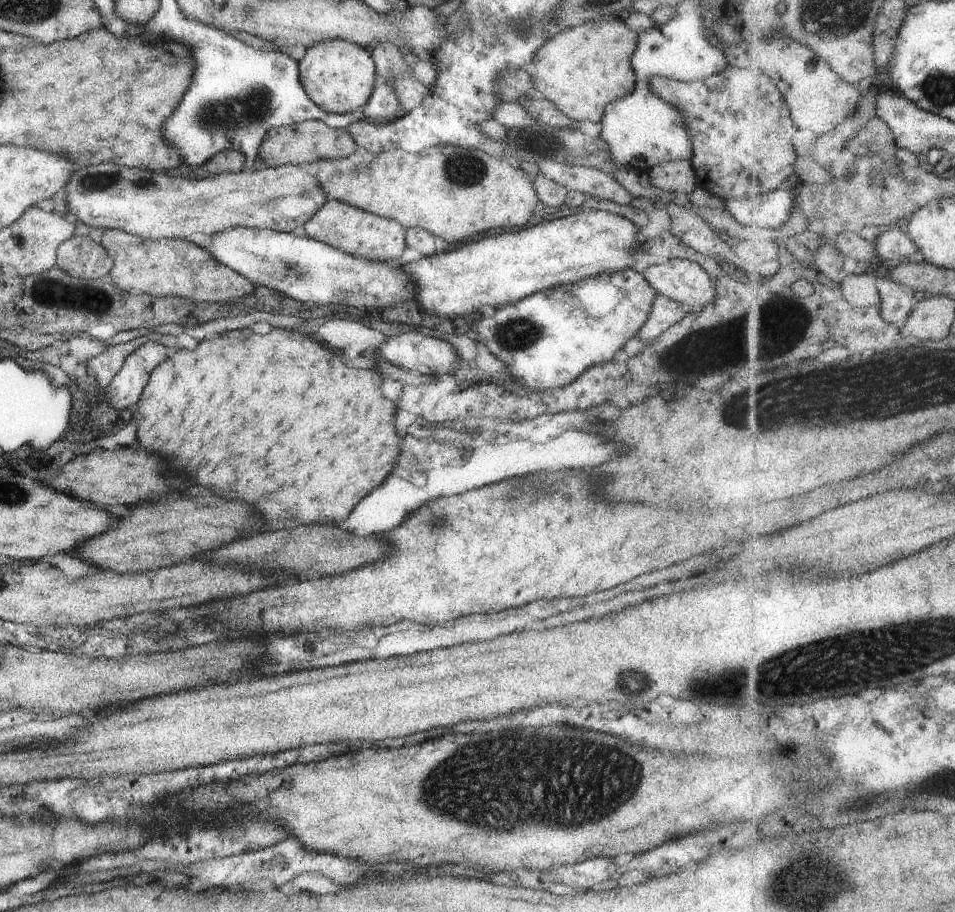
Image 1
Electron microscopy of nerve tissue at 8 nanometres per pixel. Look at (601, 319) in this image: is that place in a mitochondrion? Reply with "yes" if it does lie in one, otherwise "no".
no

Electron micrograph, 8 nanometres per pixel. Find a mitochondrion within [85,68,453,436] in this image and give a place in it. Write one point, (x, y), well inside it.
(212, 116)

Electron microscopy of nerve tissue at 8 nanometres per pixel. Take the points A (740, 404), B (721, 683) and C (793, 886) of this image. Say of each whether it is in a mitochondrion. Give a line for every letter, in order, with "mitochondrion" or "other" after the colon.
A: mitochondrion
B: mitochondrion
C: mitochondrion

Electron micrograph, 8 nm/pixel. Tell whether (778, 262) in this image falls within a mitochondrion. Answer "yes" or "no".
no

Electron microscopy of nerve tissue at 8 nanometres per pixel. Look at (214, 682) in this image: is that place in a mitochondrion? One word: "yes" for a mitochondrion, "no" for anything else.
no

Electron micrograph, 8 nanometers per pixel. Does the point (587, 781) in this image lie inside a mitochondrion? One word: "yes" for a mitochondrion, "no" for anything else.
yes

